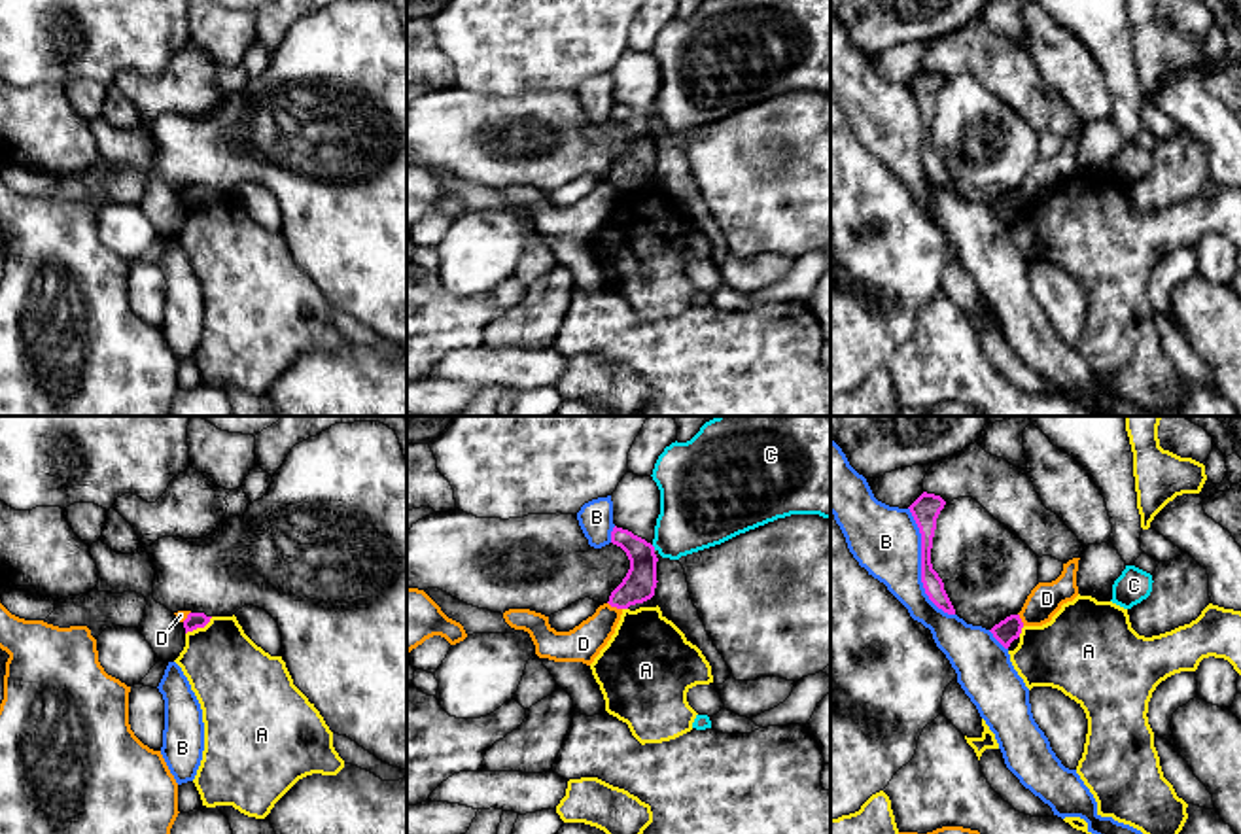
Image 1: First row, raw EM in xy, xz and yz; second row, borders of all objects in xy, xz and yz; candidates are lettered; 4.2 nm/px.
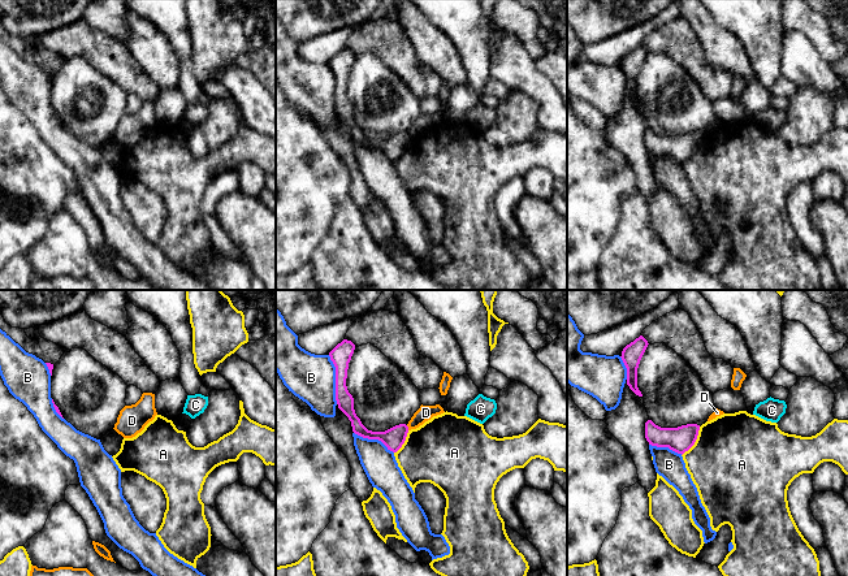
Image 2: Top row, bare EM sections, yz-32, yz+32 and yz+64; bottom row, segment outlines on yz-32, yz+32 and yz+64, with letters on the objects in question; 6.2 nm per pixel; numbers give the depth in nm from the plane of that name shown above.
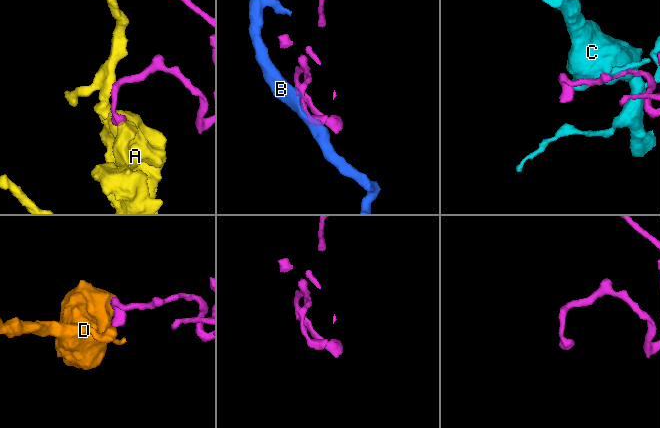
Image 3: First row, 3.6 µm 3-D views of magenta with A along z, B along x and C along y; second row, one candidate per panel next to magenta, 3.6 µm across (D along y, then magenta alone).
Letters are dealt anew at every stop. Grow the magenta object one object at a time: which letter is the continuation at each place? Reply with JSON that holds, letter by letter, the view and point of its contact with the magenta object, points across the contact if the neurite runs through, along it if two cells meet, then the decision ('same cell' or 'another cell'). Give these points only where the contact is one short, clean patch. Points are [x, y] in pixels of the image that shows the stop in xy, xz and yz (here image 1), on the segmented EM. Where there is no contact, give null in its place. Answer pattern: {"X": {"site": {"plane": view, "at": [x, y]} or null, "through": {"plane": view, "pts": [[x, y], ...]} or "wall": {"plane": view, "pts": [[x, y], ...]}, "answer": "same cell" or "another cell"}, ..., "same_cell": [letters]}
{"A": {"site": {"plane": "xy", "at": [199, 626]}, "wall": {"plane": "xy", "pts": [[212, 617], [203, 626], [186, 634]]}, "answer": "another cell"}, "B": {"site": {"plane": "yz", "at": [922, 566]}, "answer": "another cell"}, "C": {"site": {"plane": "xz", "at": [653, 547]}, "answer": "another cell"}, "D": {"site": {"plane": "xz", "at": [615, 606]}, "wall": {"plane": "xz", "pts": [[608, 602], [621, 609]]}, "answer": "another cell"}, "same_cell": []}

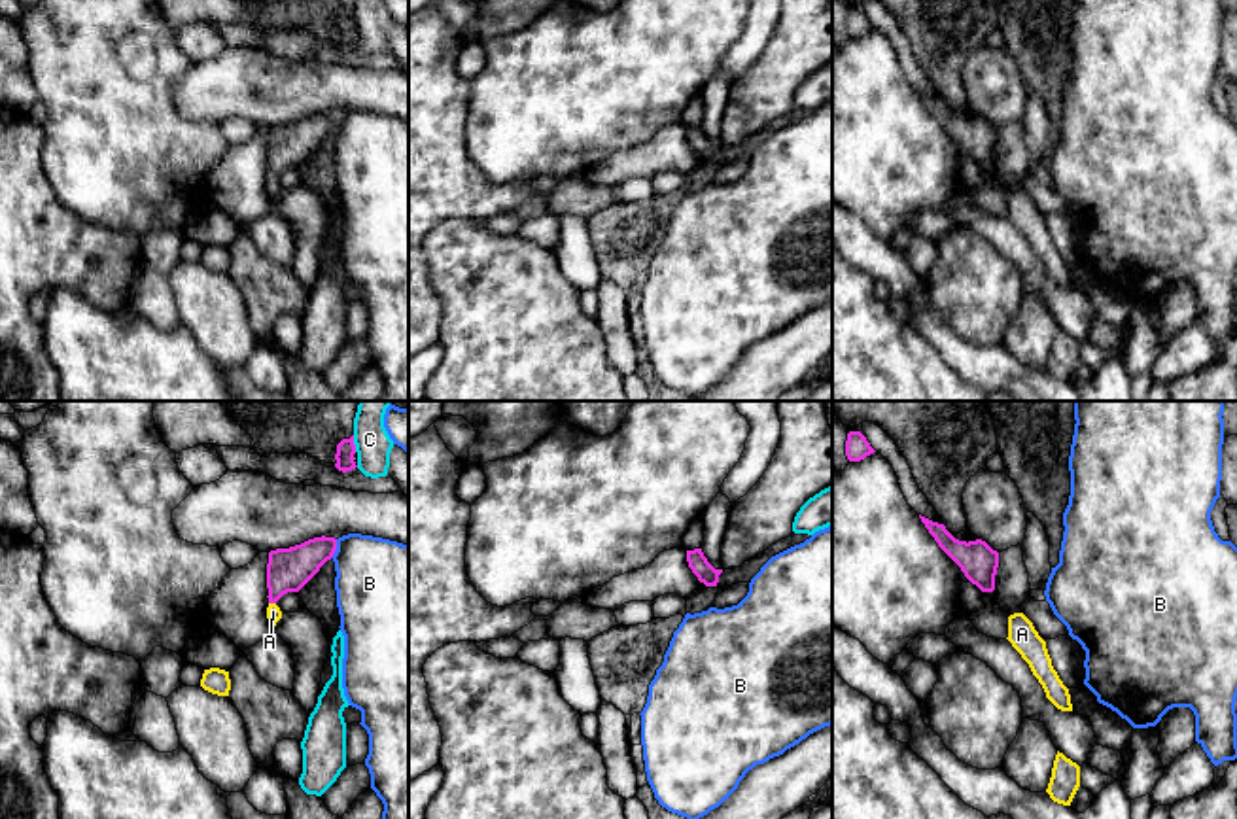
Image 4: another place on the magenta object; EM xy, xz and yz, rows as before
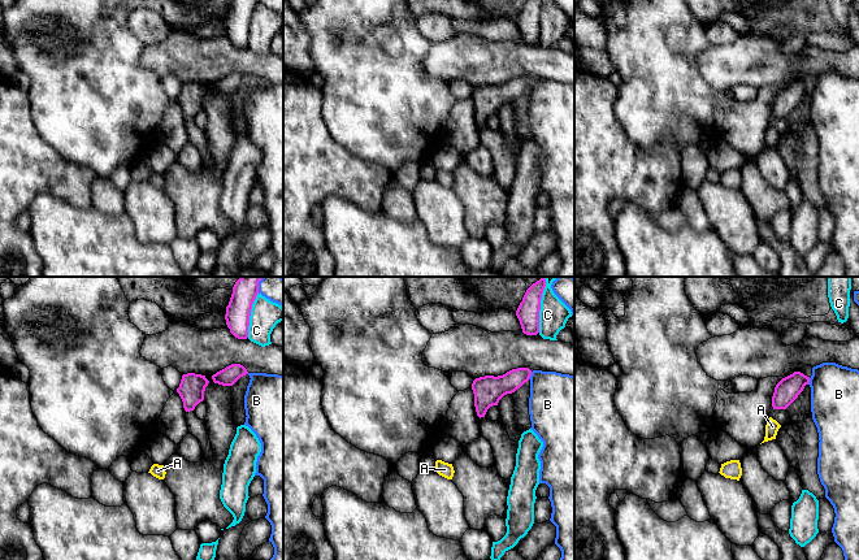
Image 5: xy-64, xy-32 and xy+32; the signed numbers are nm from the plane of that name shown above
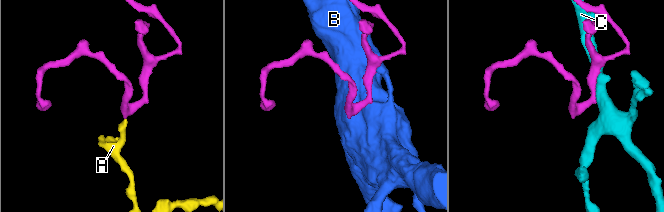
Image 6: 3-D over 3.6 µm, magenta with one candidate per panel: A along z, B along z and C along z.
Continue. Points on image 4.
{"A": {"site": {"plane": "xy", "at": [273, 602]}, "through": {"plane": "xy", "pts": [[288, 570], [277, 587], [273, 602], [273, 611]]}, "answer": "same cell"}, "B": {"site": {"plane": "xy", "at": [335, 549]}, "answer": "another cell"}, "C": {"site": {"plane": "xy", "at": [352, 443]}, "answer": "another cell"}, "same_cell": ["A"]}

